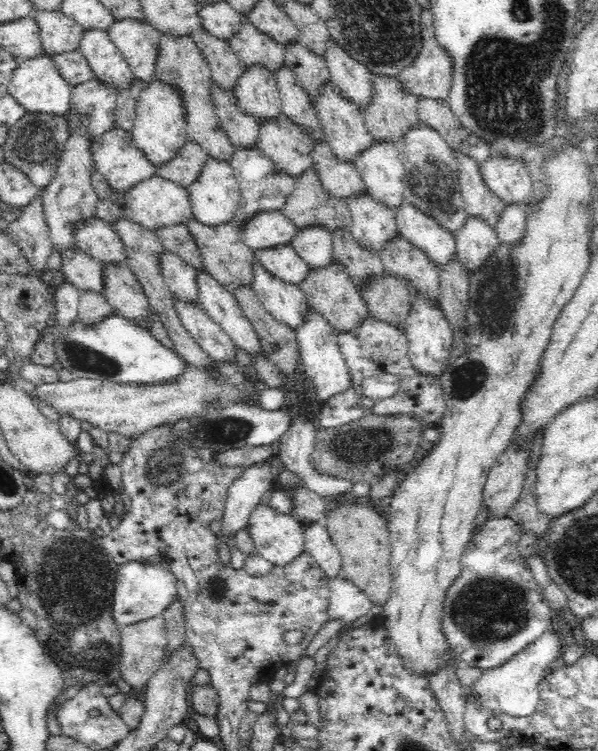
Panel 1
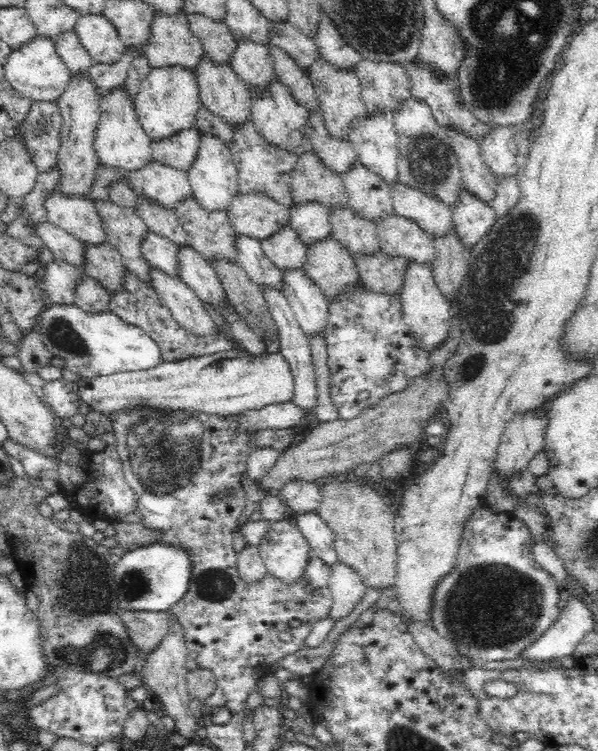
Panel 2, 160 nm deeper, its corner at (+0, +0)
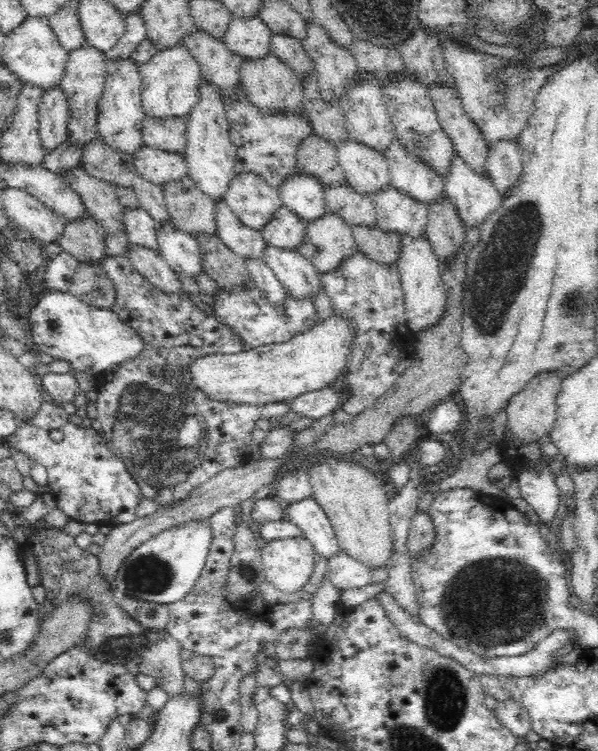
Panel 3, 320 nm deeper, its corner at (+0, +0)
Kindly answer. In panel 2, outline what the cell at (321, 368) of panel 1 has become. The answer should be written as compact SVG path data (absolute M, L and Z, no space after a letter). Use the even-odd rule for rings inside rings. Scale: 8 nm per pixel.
M304 267L284 269L282 292L286 295L296 320L306 338L310 340L316 335L325 338L326 324L329 317L326 297L320 288L306 275Z

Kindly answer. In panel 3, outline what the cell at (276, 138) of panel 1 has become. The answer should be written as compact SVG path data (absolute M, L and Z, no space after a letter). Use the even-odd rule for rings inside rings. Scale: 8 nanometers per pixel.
M274 53L266 58L251 62L243 60L240 68L240 82L245 88L247 98L260 110L271 114L298 114L302 103L303 87L301 78L278 59Z

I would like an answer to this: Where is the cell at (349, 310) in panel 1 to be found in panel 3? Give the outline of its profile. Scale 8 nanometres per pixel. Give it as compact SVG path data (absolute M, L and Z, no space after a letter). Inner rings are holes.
M326 211L306 225L302 242L297 248L316 267L319 274L333 271L354 252L352 227L342 215Z

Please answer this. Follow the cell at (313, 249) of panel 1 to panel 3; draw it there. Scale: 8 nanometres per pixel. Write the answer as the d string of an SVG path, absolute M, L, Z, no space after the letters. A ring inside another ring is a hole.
M295 172L292 178L284 180L279 194L283 207L294 212L306 225L328 211L323 185L314 176Z

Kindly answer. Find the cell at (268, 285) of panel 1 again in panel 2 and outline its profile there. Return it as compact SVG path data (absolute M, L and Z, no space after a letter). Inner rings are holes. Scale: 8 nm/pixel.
M238 232L235 234L236 260L260 288L264 285L282 290L283 271L270 261L262 250L261 240L251 239Z

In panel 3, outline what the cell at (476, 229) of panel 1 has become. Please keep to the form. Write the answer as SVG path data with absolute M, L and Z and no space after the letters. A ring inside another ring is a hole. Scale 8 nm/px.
M456 150L444 182L444 194L454 203L454 208L458 209L464 228L480 226L503 201L503 196L498 193L489 174L475 174Z

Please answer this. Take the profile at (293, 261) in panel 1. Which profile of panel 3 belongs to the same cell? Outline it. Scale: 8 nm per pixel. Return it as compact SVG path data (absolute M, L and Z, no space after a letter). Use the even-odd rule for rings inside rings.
M282 207L260 231L270 247L297 249L302 242L305 230L304 221L294 215L294 212Z

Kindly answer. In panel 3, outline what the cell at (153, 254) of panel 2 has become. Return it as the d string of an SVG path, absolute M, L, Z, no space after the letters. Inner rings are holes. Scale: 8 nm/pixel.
M123 208L125 231L130 244L159 252L157 222L142 208Z

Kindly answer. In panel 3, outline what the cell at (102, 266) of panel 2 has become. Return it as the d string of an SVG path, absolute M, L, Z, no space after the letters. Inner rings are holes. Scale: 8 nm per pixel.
M88 212L79 222L65 222L62 238L59 240L61 250L72 253L79 263L100 263L108 257L105 247L107 232L100 222Z

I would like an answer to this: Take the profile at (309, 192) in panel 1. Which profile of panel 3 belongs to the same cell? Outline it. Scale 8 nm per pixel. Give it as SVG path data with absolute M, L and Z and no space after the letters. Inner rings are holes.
M310 132L299 144L296 172L318 178L323 188L346 184L346 174L337 157L336 143Z

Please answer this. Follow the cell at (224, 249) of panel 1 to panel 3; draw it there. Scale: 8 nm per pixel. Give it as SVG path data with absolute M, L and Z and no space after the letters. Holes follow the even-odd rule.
M188 175L163 188L167 211L180 230L195 238L200 233L217 234L215 202Z

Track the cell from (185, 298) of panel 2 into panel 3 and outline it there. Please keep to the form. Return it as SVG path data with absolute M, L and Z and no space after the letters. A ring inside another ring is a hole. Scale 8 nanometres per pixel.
M130 244L125 256L134 268L158 287L162 293L184 293L176 271L161 258L158 251Z

